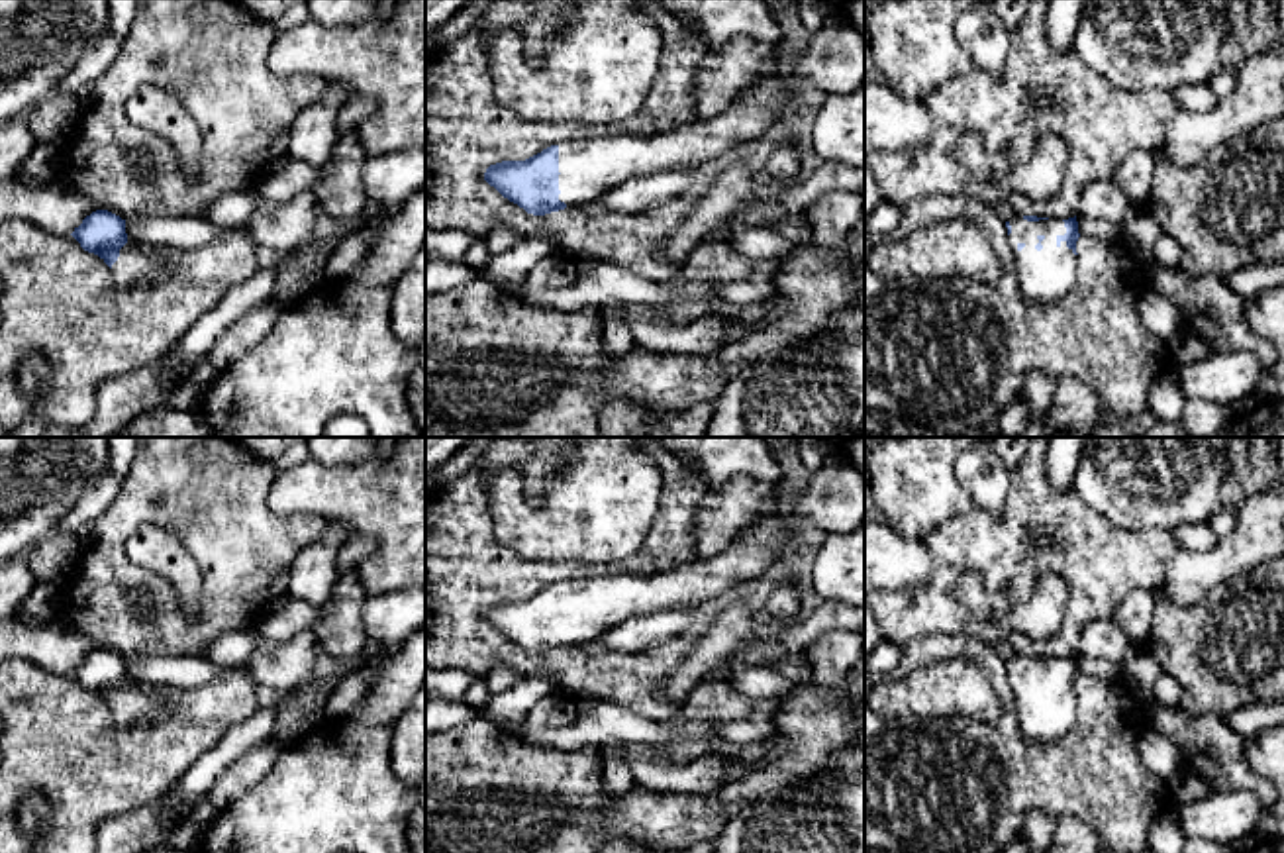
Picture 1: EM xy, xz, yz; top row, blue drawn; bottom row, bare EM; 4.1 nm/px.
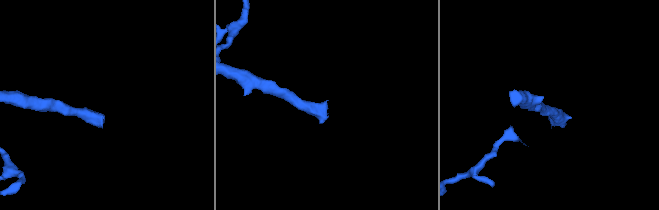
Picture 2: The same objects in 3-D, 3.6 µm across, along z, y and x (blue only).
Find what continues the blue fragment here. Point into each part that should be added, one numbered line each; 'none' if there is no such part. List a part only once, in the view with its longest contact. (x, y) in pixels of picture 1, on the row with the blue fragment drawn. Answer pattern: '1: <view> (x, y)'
1: yz (1043, 277)

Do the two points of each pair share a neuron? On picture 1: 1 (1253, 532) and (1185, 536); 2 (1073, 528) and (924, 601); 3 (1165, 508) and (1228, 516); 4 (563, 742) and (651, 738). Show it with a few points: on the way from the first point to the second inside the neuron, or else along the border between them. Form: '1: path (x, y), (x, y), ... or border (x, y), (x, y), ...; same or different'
1: border (1218, 540), (1206, 550), (1183, 550); different
2: path (1036, 520), (959, 563); same
3: border (1220, 506), (1206, 522); different
4: path (585, 732), (630, 730); same

